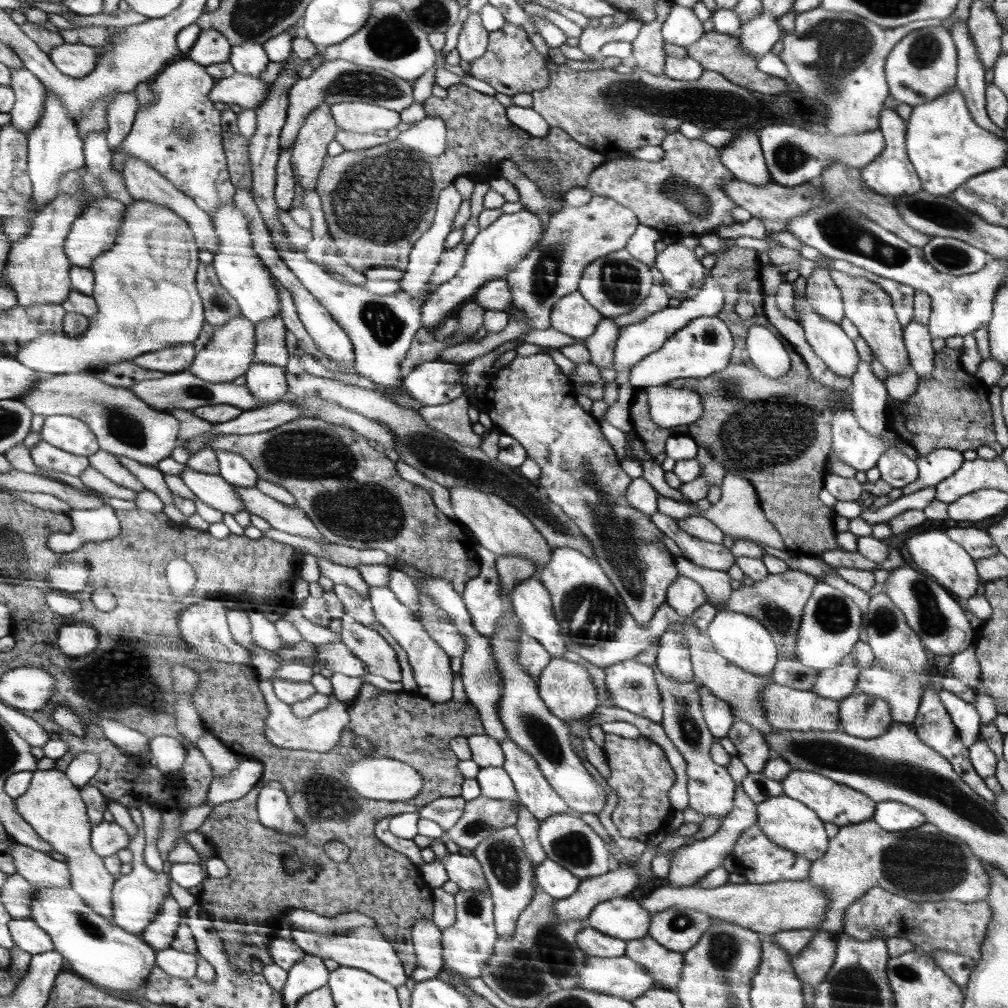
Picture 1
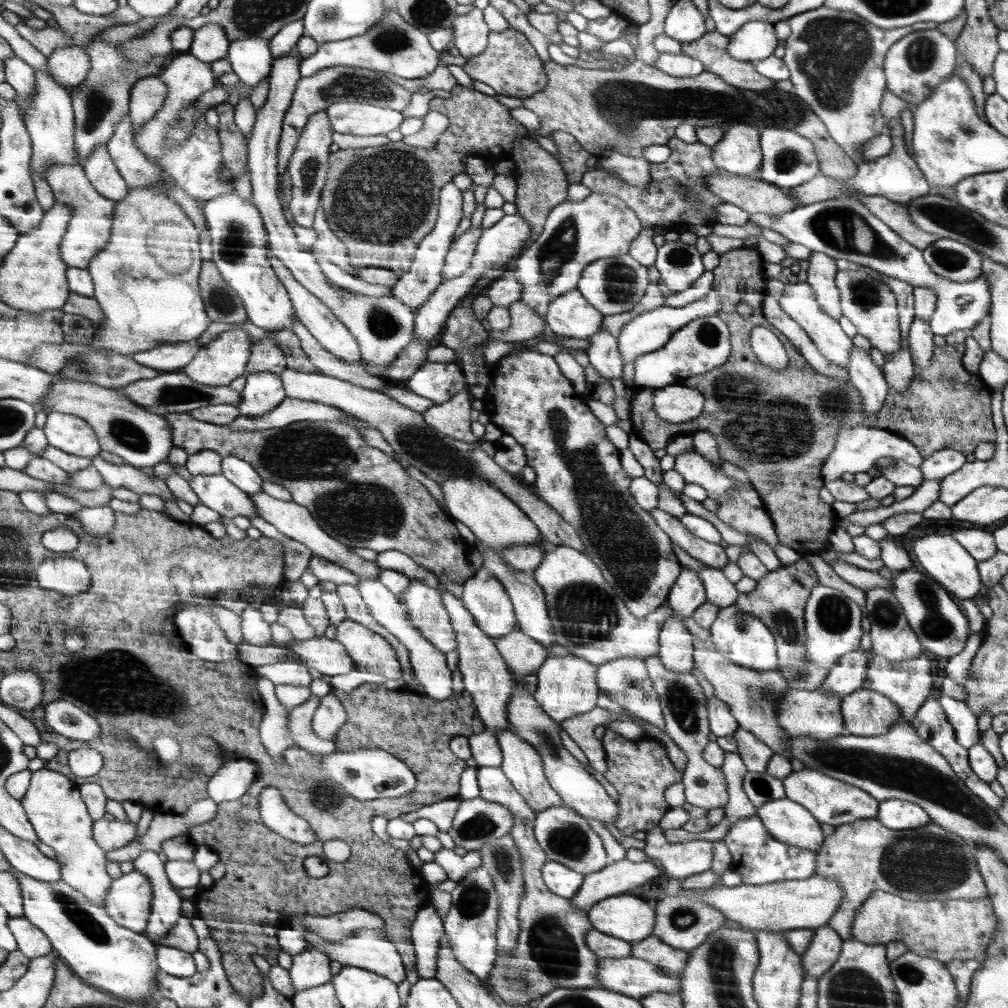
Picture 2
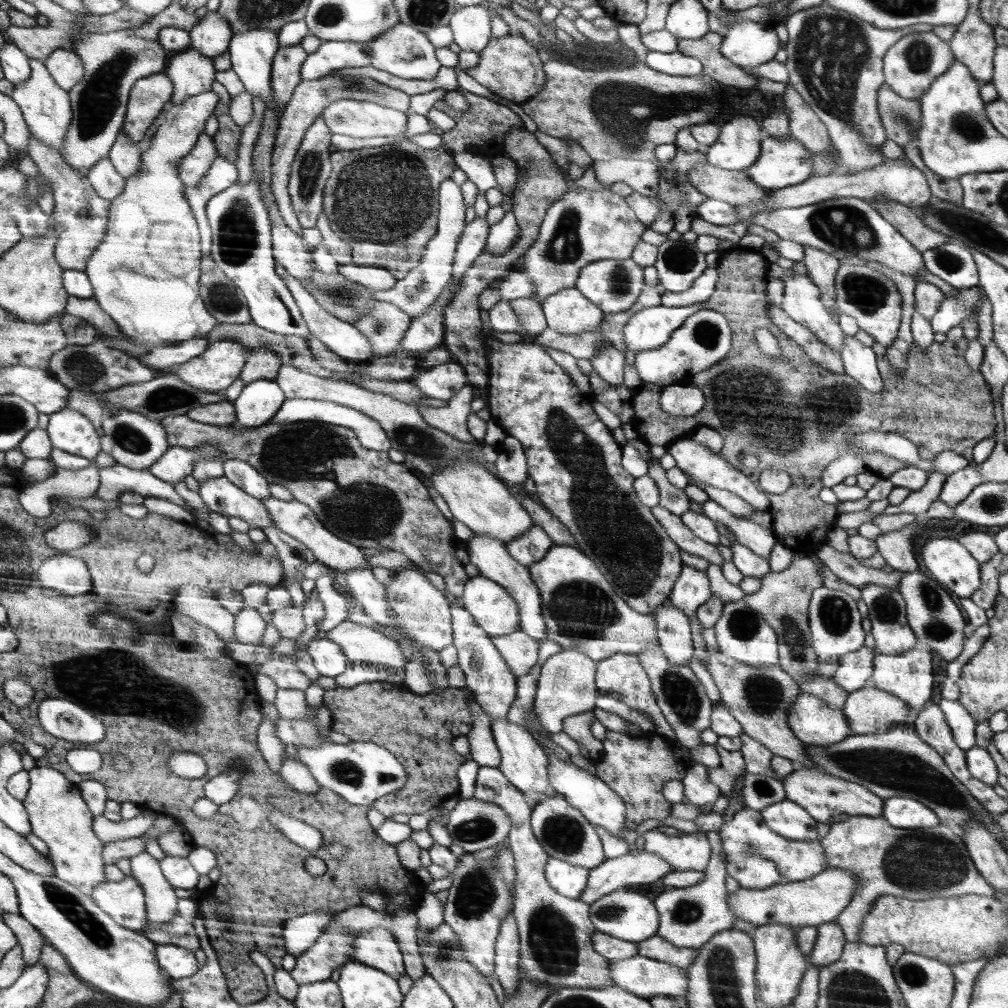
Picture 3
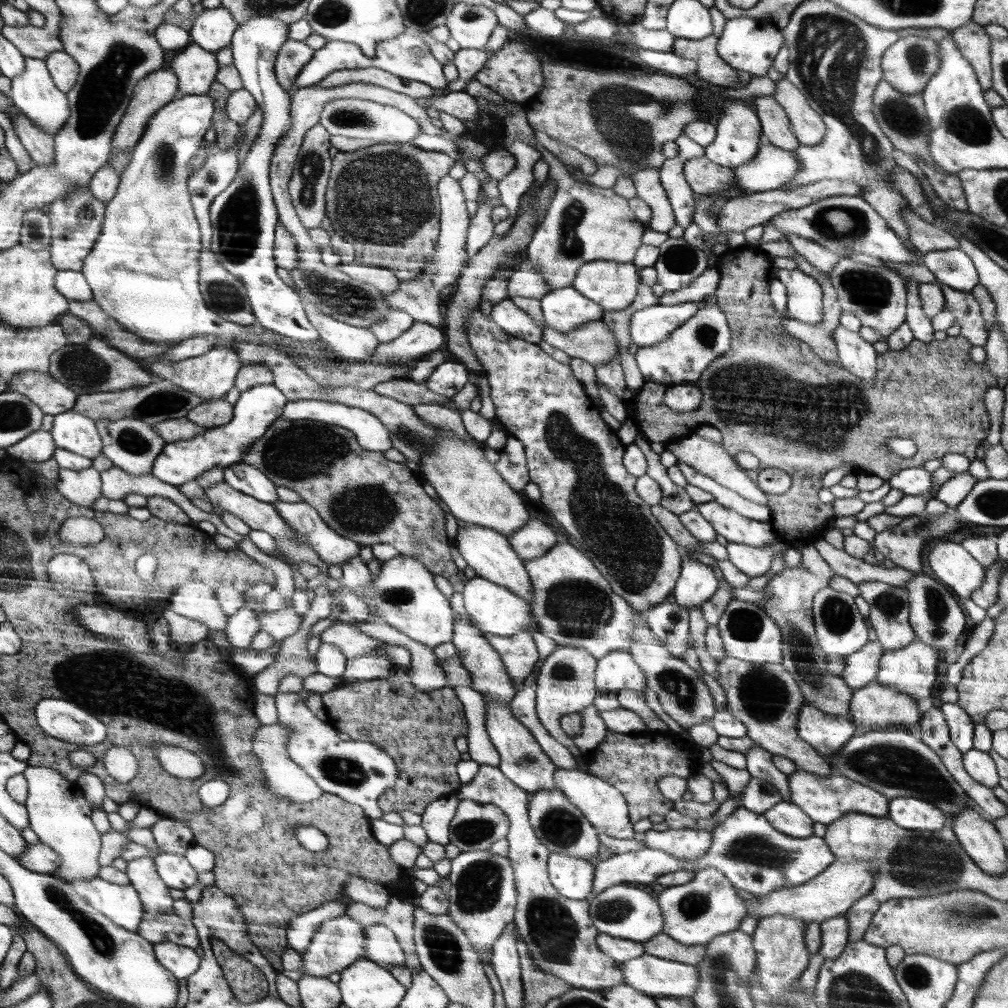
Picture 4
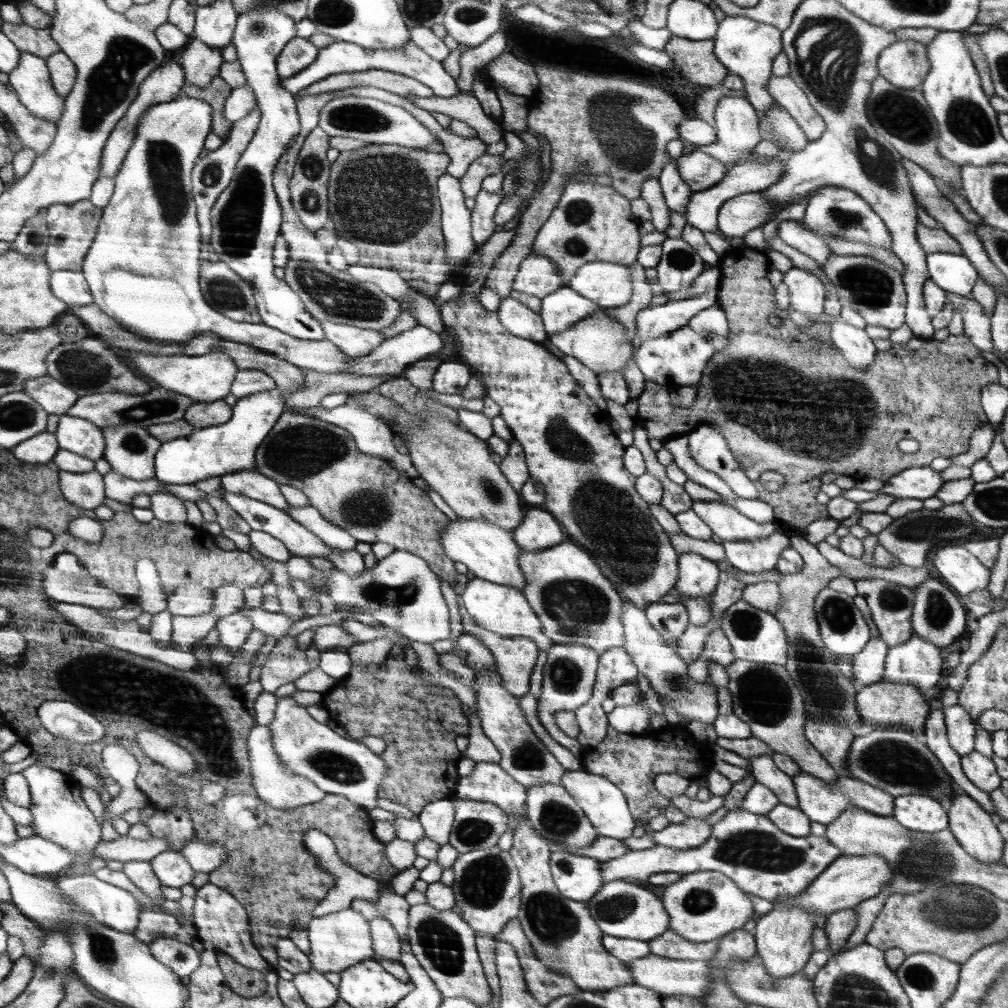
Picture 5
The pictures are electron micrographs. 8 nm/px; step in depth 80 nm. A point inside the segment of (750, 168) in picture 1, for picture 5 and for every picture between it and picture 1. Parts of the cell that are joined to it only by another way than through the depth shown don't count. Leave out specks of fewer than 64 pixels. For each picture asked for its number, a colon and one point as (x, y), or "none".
2: (740, 152)
3: (739, 146)
4: (739, 130)
5: (737, 122)

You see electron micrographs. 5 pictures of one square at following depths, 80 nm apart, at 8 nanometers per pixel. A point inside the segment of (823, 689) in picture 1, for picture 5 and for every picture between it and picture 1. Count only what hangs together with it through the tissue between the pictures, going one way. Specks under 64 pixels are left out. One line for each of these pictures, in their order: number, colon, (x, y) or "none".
2: (849, 674)
3: (854, 671)
4: (861, 668)
5: (869, 664)

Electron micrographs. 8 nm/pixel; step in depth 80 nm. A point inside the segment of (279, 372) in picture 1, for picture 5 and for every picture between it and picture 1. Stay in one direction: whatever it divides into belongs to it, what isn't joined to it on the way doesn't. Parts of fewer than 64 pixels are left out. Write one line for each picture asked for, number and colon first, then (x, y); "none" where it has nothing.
2: (263, 391)
3: (259, 401)
4: (179, 463)
5: (213, 451)

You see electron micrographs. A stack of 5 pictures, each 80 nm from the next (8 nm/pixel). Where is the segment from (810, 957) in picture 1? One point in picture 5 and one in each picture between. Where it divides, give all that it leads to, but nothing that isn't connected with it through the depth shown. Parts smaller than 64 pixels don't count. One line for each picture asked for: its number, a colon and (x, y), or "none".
2: (825, 948)
3: (830, 945)
4: (835, 931)
5: (840, 925)

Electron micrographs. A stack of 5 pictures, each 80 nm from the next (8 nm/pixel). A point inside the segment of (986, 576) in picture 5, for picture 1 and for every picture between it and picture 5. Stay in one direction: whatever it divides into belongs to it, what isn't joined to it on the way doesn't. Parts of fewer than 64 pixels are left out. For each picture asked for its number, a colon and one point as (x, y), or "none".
1: (934, 551)
2: (942, 556)
3: (947, 558)
4: (963, 574)

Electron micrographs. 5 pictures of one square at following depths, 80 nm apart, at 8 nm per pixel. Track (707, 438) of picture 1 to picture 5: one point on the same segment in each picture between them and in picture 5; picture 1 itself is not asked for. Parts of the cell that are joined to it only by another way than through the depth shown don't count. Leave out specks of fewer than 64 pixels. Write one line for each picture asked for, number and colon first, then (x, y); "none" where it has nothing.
2: (784, 422)
3: (808, 414)
4: (814, 416)
5: (770, 391)

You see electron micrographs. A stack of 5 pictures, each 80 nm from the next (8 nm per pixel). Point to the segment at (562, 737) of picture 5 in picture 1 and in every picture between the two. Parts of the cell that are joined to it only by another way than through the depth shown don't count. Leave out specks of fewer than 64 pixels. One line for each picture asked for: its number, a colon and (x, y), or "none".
1: (567, 688)
2: (567, 686)
3: (567, 686)
4: (565, 684)

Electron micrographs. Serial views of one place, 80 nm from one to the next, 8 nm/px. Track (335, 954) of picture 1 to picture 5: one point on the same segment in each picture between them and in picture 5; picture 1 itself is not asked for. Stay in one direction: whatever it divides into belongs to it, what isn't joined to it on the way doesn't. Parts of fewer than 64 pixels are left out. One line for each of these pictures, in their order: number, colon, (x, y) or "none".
2: (370, 949)
3: (378, 948)
4: (382, 947)
5: (386, 943)

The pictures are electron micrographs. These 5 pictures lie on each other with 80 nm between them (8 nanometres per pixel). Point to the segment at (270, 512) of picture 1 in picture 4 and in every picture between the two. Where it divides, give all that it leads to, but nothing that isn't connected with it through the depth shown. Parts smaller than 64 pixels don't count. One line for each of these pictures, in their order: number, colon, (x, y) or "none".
2: (295, 521)
3: (293, 517)
4: (333, 548)

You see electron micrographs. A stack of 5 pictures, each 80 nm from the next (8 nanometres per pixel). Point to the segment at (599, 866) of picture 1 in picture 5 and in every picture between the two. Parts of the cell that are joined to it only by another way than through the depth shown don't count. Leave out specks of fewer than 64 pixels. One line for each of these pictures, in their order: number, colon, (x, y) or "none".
2: (567, 838)
3: (566, 835)
4: (560, 825)
5: (552, 811)

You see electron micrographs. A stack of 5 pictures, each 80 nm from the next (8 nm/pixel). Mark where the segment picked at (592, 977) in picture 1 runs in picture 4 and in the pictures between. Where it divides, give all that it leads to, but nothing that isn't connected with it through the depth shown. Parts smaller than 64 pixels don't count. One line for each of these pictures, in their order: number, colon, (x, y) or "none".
2: (636, 978)
3: (642, 976)
4: (654, 976)

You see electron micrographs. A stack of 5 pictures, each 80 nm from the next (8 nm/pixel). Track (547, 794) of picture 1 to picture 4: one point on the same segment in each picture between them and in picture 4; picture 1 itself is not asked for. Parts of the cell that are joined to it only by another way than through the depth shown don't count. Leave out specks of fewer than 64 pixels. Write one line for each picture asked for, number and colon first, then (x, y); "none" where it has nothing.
2: (522, 763)
3: (524, 762)
4: (522, 759)

